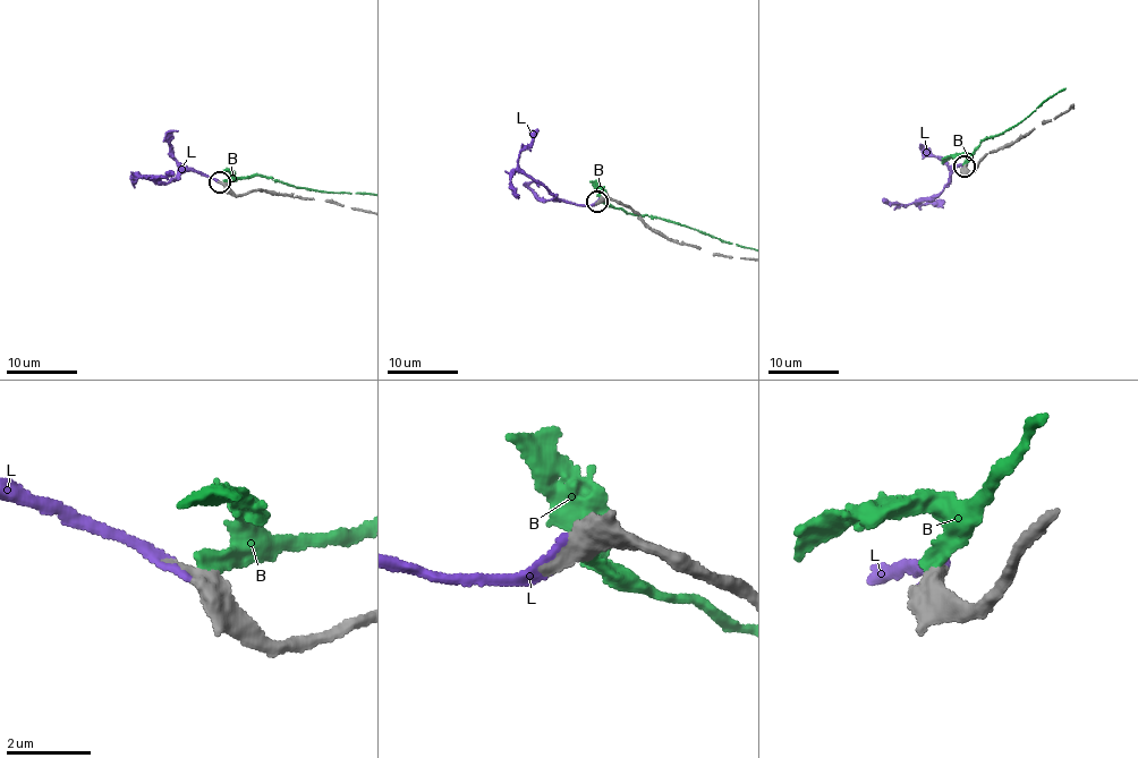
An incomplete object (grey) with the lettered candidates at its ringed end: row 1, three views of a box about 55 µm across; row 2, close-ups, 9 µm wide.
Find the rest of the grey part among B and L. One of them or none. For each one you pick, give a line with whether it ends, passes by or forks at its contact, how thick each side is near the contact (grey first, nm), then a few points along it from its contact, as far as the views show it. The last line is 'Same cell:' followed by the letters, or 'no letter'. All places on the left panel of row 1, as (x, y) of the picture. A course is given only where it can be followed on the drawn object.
L: it ends there; 480 nm thick on the grey side, 220 nm on the other; it runs (220, 184), (183, 169), (166, 182), (145, 177), (175, 173)
Same cell: L

